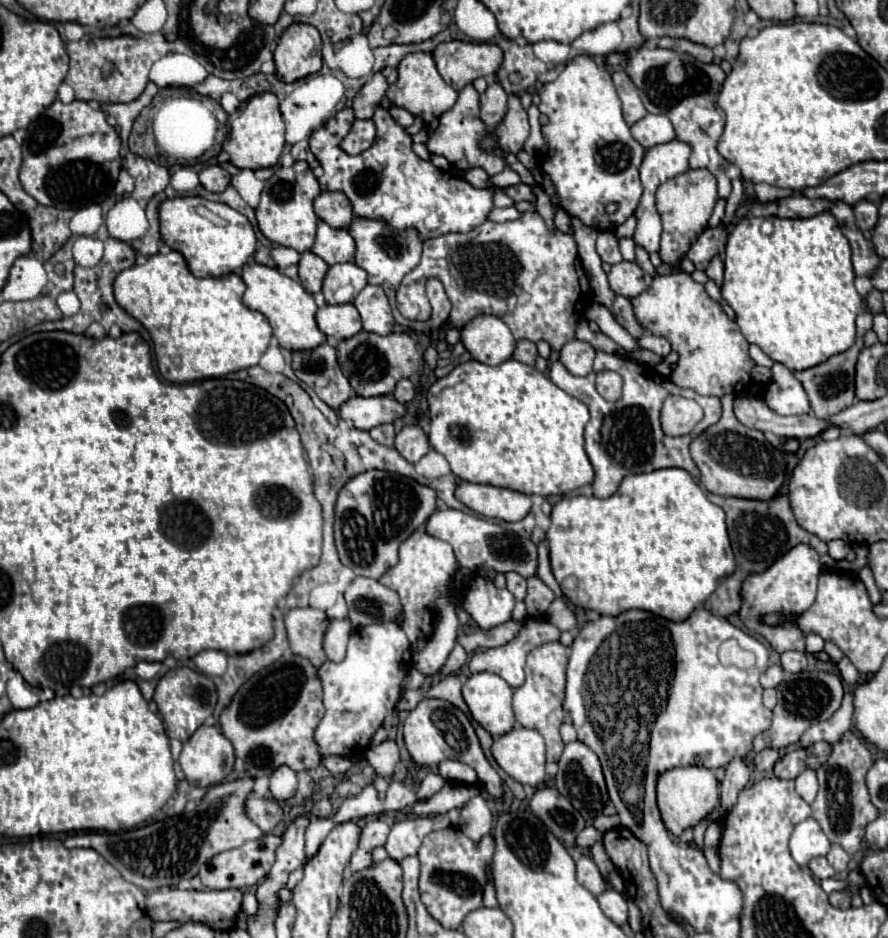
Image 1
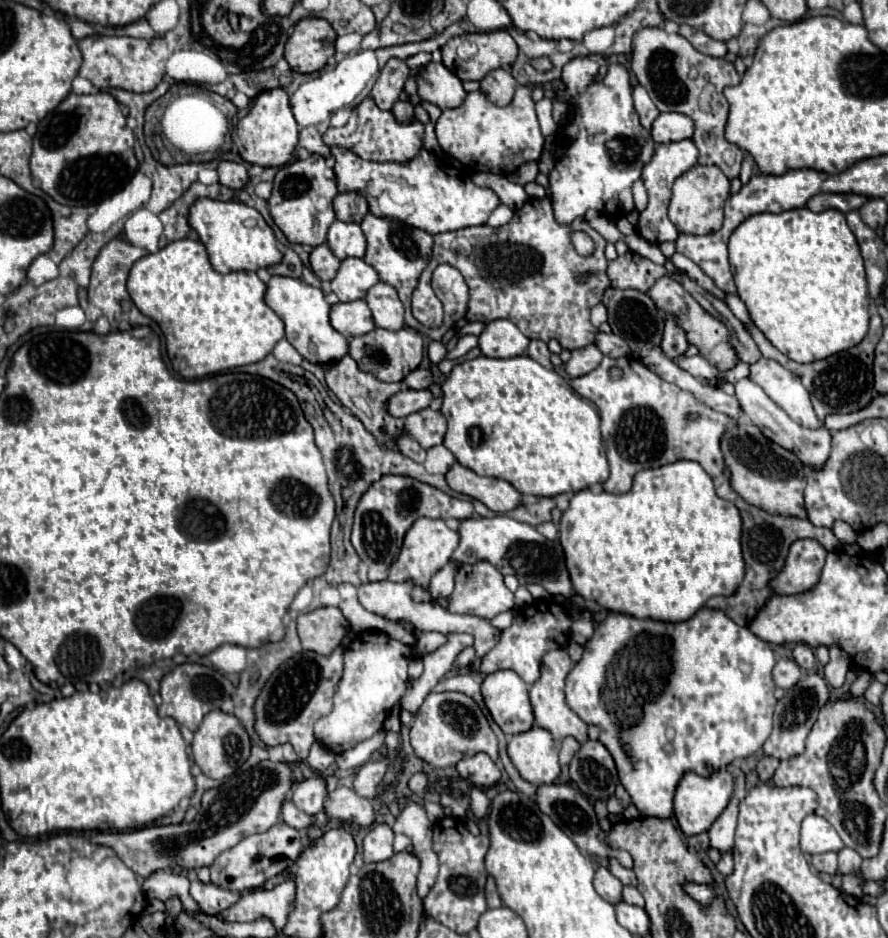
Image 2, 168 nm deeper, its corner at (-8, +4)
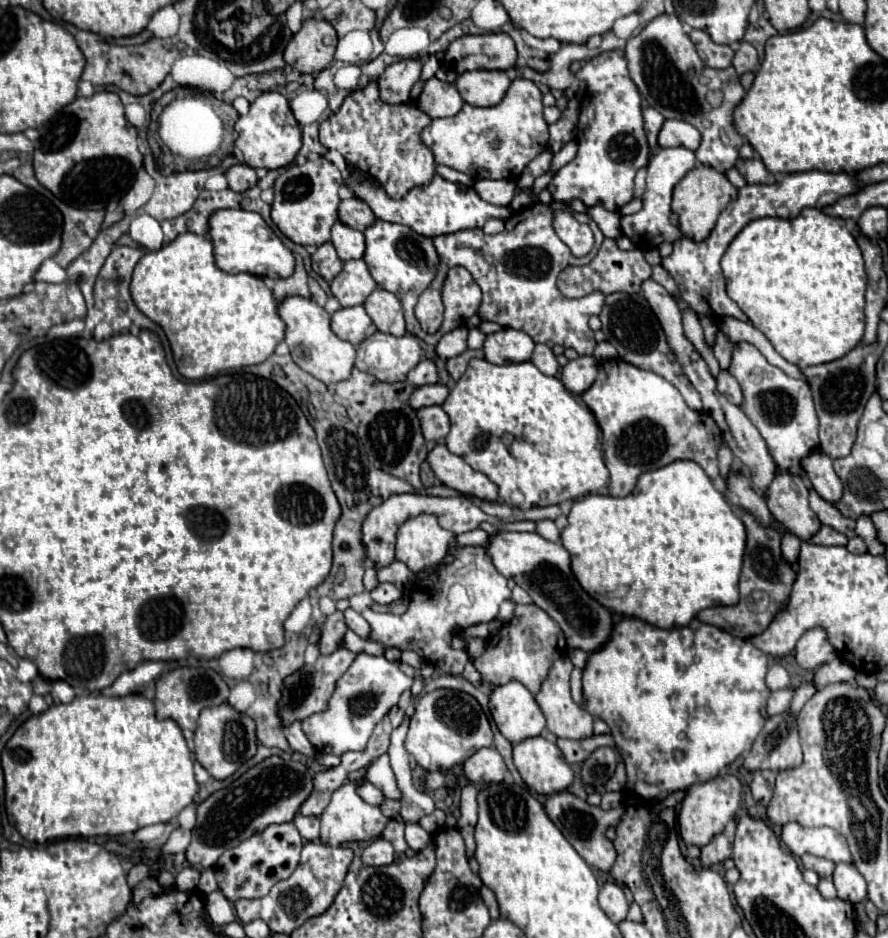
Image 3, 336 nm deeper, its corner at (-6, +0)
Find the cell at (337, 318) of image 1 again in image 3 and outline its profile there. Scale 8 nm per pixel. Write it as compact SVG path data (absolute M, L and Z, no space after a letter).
M362 305L358 307L348 307L348 309L338 309L332 315L332 331L344 339L350 341L352 345L358 345L360 341L368 339L372 333L376 333L374 321L368 317Z

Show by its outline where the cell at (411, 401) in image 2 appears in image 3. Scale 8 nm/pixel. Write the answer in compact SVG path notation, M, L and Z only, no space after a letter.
M436 383L436 385L422 385L418 387L412 397L410 397L410 407L420 409L420 407L430 407L430 405L442 405L444 399L448 397L450 389L448 385Z

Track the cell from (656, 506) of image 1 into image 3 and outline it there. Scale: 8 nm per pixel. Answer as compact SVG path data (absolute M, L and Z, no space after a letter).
M674 461L642 473L636 489L622 499L596 493L576 499L568 521L562 545L572 557L572 571L582 589L610 611L672 629L688 625L706 607L738 603L738 577L746 549L744 523L694 461Z

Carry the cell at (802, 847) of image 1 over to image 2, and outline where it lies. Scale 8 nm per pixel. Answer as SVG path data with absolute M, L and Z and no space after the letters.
M810 813L802 821L800 849L806 855L816 855L816 853L826 853L826 851L840 851L842 847L844 847L842 839L838 837L834 827L824 817L818 817L816 813Z

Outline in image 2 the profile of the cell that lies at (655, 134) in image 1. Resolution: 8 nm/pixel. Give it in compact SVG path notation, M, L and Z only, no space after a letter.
M660 113L650 131L654 143L672 143L690 139L692 133L694 133L692 119L682 113Z

